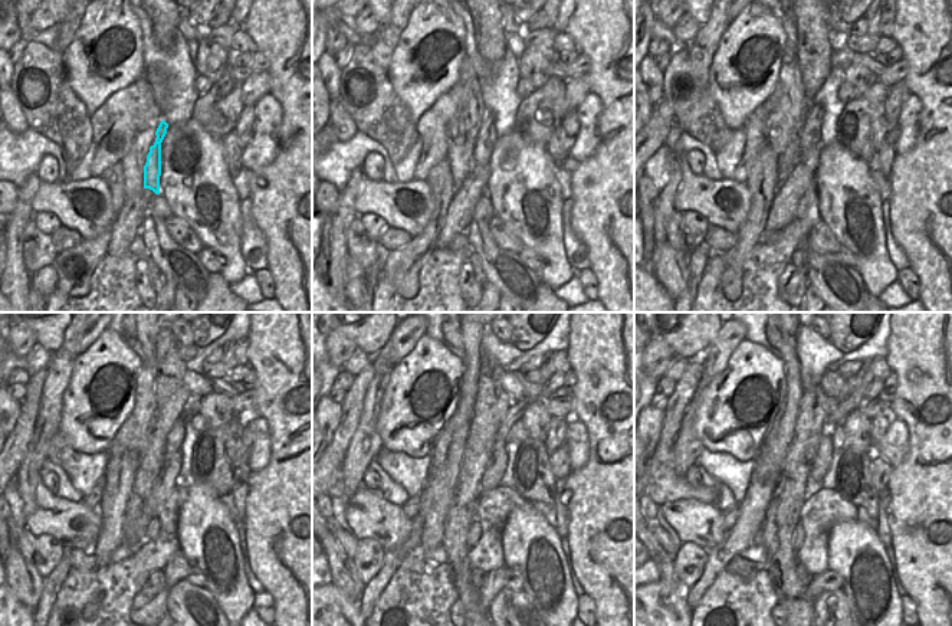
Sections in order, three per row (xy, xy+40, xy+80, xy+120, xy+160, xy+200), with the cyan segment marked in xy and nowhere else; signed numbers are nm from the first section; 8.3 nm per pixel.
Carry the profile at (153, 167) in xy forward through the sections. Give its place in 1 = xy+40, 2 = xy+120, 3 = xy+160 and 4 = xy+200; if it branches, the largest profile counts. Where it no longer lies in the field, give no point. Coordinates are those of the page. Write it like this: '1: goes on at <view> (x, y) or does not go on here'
1: goes on at xy+40 (486, 135)
2: goes on at xy+120 (176, 436)
3: goes on at xy+160 (516, 410)
4: goes on at xy+200 (839, 412)

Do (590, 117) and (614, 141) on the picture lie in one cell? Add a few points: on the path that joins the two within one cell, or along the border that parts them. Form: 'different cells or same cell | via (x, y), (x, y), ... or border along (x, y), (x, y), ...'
different cells | border along (594, 92), (601, 102), (600, 141), (587, 157)

